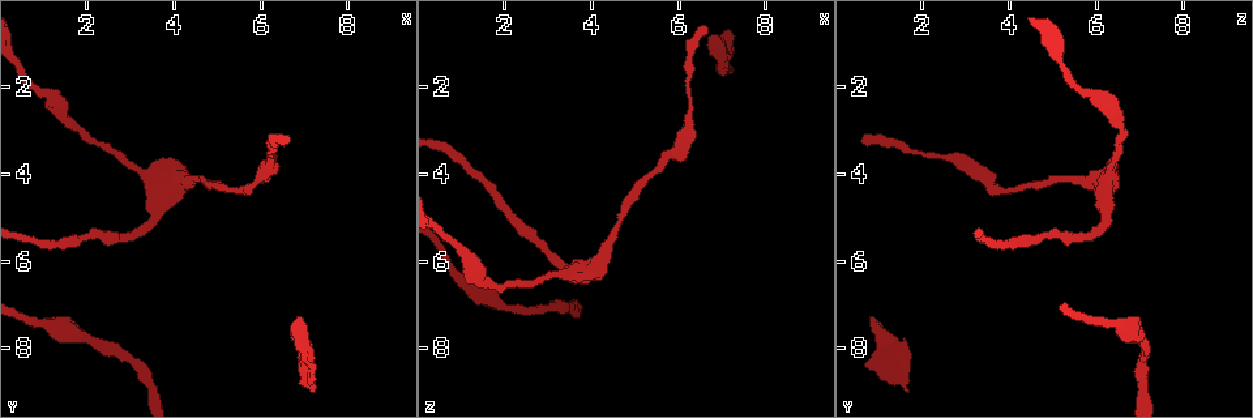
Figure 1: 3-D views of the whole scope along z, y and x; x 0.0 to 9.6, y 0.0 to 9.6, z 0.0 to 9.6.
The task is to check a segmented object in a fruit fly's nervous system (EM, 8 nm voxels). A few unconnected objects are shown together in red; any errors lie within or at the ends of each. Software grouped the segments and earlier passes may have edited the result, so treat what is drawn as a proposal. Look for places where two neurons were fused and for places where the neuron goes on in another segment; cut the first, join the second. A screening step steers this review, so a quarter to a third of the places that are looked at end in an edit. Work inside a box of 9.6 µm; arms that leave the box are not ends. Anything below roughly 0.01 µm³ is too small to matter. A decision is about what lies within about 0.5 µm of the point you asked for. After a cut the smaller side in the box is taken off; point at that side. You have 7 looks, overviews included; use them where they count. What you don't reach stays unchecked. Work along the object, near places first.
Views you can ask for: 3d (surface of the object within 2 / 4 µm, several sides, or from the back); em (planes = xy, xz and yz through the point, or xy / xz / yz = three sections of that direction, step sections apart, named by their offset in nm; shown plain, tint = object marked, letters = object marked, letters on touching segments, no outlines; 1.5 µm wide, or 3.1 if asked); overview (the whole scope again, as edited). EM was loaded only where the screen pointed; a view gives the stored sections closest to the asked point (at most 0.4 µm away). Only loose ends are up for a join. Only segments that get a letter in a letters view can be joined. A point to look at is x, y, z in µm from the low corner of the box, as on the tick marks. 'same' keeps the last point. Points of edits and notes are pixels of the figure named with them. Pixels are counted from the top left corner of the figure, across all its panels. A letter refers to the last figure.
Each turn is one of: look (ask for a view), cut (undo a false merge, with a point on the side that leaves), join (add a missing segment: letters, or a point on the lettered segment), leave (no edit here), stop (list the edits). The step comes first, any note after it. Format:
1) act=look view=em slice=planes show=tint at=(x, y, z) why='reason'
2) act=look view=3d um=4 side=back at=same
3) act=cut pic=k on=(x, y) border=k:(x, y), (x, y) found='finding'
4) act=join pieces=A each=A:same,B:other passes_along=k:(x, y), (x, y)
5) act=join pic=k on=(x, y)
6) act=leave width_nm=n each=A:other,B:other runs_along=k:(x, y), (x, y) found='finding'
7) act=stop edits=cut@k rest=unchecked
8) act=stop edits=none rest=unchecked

act=look view=3d um=2 side=back at=(6.95, 7.30, 0.80)

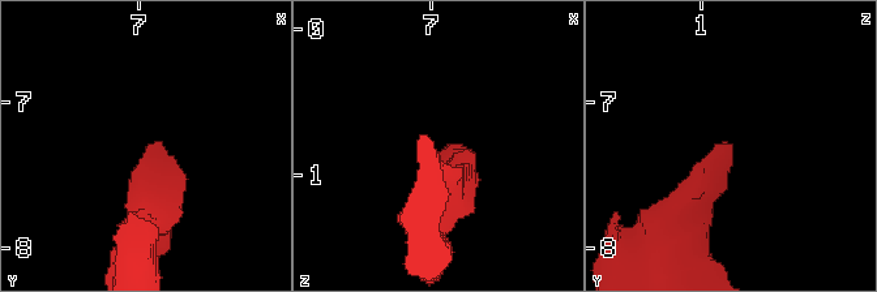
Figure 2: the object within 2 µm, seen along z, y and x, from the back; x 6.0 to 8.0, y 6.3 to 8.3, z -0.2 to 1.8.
act=look view=em slice=planes show=tint at=(6.88, 7.32, 0.78) why='now the EM'

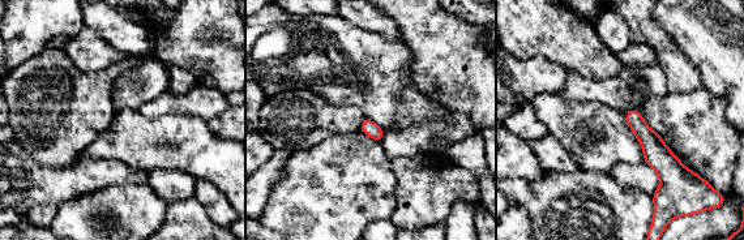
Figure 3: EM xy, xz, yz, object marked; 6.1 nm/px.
act=look view=em slice=planes show=letters at=same why='what lies round it'

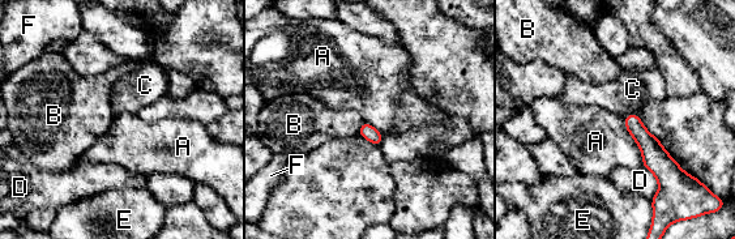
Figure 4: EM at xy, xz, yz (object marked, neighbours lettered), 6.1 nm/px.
act=leave each=A:other,B:other,C:other,D:other,E:other,F:other border=4:(623, 116), (642, 165) found='none of them fits'

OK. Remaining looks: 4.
act=look view=em slice=xz step=4 show=letters at=(6.55, 3.30, 0.60) why='an open end'

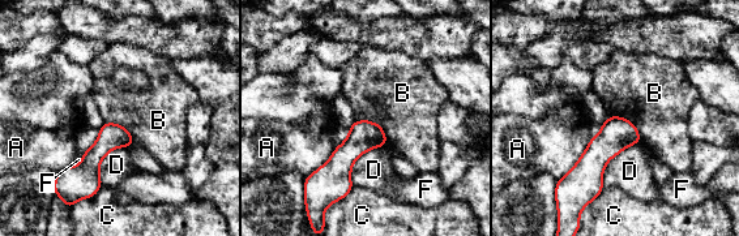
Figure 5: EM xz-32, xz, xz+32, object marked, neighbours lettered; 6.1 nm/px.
act=look view=em slice=planes show=letters at=same why='cut it another way'

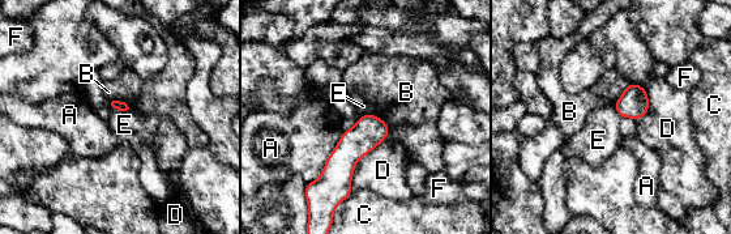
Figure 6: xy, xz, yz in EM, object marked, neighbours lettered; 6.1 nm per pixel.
act=leave each=A:other,B:other,C:other,D:other,E:other,F:other found='none of them fits'

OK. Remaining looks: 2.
act=look view=em slice=planes show=letters at=(5.75, 4.25, 3.55) why='calibre changes'

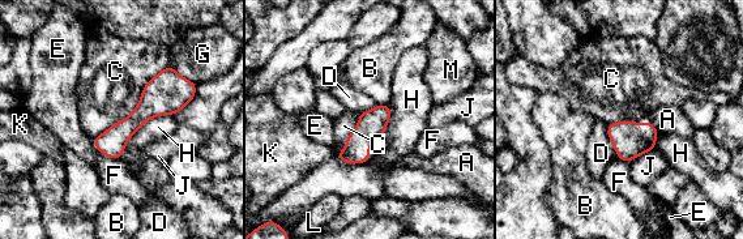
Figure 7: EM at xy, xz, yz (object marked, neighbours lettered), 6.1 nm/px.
act=leave each=A:other,B:other,C:other,D:other,E:other,F:other,G:other,H:other,J:other,K:other,L:other,M:other border=7:(169, 64), (126, 118), (92, 137) found='continuous, no second neuron'

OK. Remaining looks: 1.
act=stop edits=none rest=unchecked

